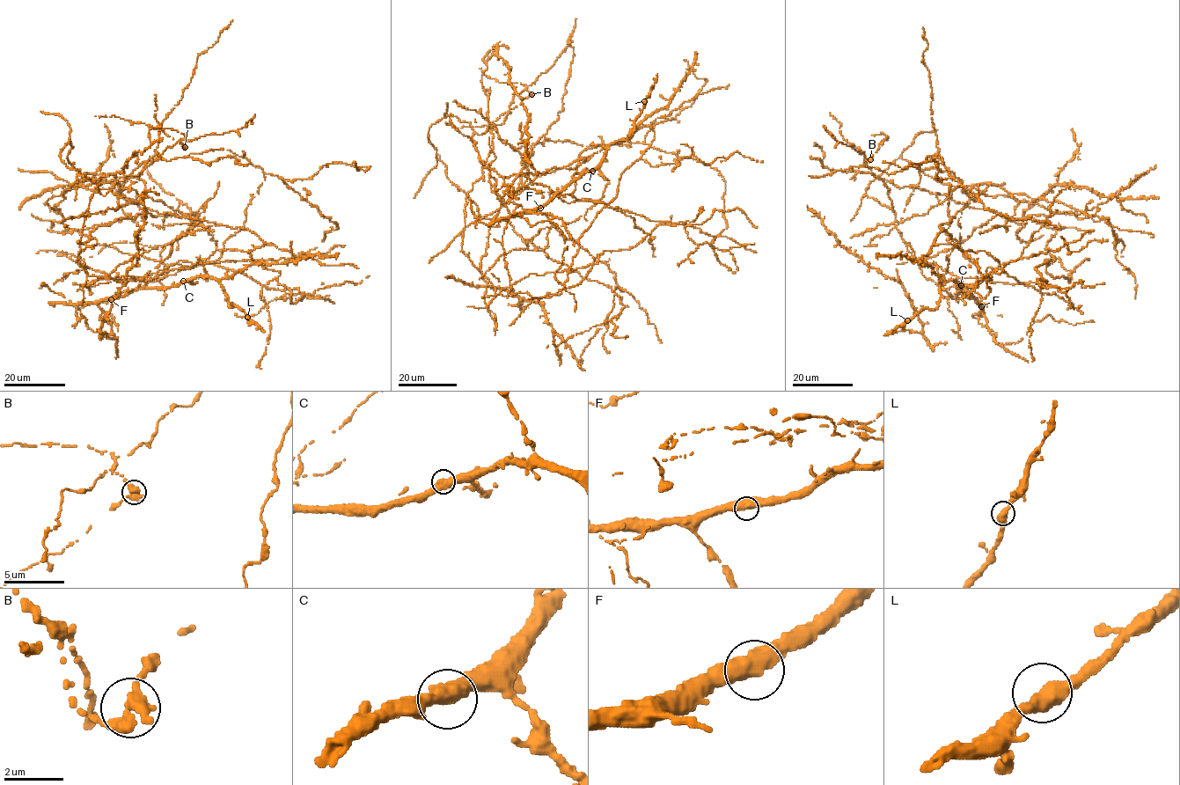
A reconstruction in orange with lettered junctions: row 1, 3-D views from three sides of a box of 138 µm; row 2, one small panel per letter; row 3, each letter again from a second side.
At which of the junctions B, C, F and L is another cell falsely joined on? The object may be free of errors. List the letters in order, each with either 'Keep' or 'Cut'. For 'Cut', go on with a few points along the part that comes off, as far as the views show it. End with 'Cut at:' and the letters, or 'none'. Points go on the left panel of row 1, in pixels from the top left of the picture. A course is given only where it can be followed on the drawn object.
B: Cut
C: Keep
F: Keep
L: Keep
Cut at: B

